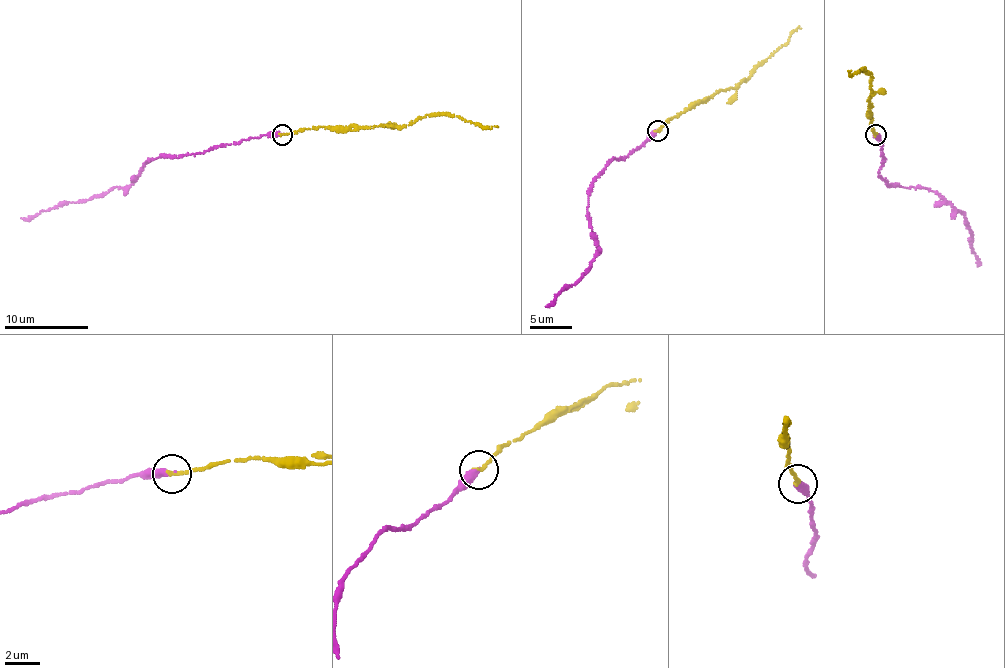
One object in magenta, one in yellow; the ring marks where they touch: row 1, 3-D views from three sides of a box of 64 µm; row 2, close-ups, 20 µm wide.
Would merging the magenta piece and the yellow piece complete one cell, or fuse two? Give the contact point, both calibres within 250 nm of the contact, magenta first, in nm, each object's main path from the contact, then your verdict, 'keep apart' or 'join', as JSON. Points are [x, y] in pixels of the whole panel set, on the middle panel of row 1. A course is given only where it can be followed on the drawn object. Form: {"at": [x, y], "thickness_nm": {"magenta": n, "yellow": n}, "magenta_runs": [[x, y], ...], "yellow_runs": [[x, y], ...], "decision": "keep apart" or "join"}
{"at": [657, 130], "thickness_nm": {"magenta": 400, "yellow": 280}, "magenta_runs": [[657, 131], [631, 154], [612, 160], [595, 179], [588, 196], [589, 227], [599, 252], [581, 277], [546, 306]], "yellow_runs": [[657, 131], [669, 119], [698, 101], [705, 102], [721, 89], [741, 83], [789, 41], [790, 34], [801, 28]], "decision": "join"}

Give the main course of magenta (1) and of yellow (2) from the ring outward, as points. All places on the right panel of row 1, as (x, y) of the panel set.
1: (876, 134), (883, 154), (880, 175), (889, 184), (929, 189), (963, 212), (978, 265)
2: (876, 134), (868, 108), (873, 106), (868, 99), (870, 73), (864, 67), (856, 74), (851, 75), (851, 70)

